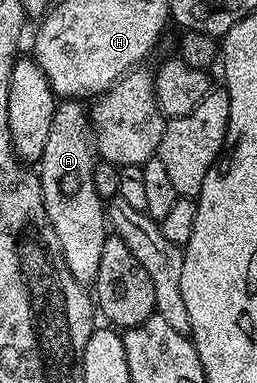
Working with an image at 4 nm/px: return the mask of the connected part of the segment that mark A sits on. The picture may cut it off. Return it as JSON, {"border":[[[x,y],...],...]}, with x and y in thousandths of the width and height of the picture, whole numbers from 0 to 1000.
{"border":[[[253,256],[226,269],[198,350],[183,350],[183,381],[167,381],[152,420],[152,457],[167,538],[183,538],[183,569],[198,569],[214,621],[230,621],[261,705],[276,705],[304,736],[346,747],[385,715],[385,674],[416,614],[416,543],[370,496],[370,358],[354,292],[315,272],[327,269],[300,256]]]}

